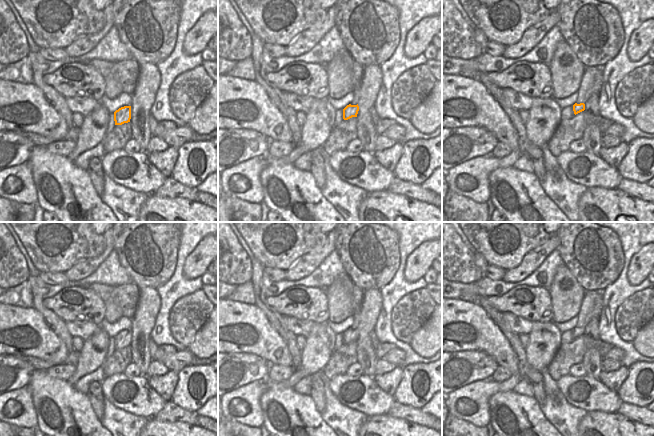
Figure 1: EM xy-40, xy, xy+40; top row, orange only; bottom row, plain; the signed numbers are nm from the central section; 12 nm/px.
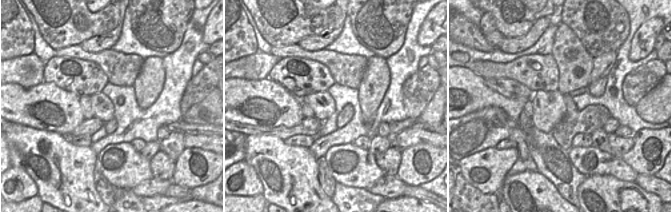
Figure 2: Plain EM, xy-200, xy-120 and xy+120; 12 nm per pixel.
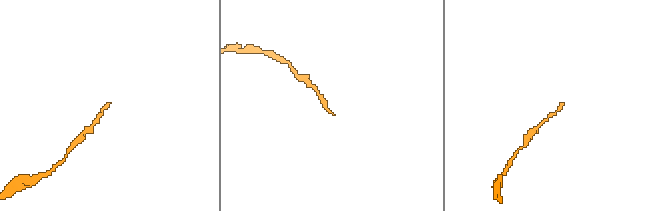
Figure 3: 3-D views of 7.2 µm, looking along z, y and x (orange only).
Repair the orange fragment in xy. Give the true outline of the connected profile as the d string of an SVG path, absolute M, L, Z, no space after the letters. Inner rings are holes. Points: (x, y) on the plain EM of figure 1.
M359 311L357 313L354 313L354 324L351 328L347 329L343 333L343 343L348 344L352 341L357 341L359 330L358 330L358 324L359 324Z

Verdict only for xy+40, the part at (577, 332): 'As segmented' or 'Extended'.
Extended.

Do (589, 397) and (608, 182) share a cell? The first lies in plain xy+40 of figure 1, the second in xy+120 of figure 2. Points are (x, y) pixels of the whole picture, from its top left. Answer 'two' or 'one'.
two

